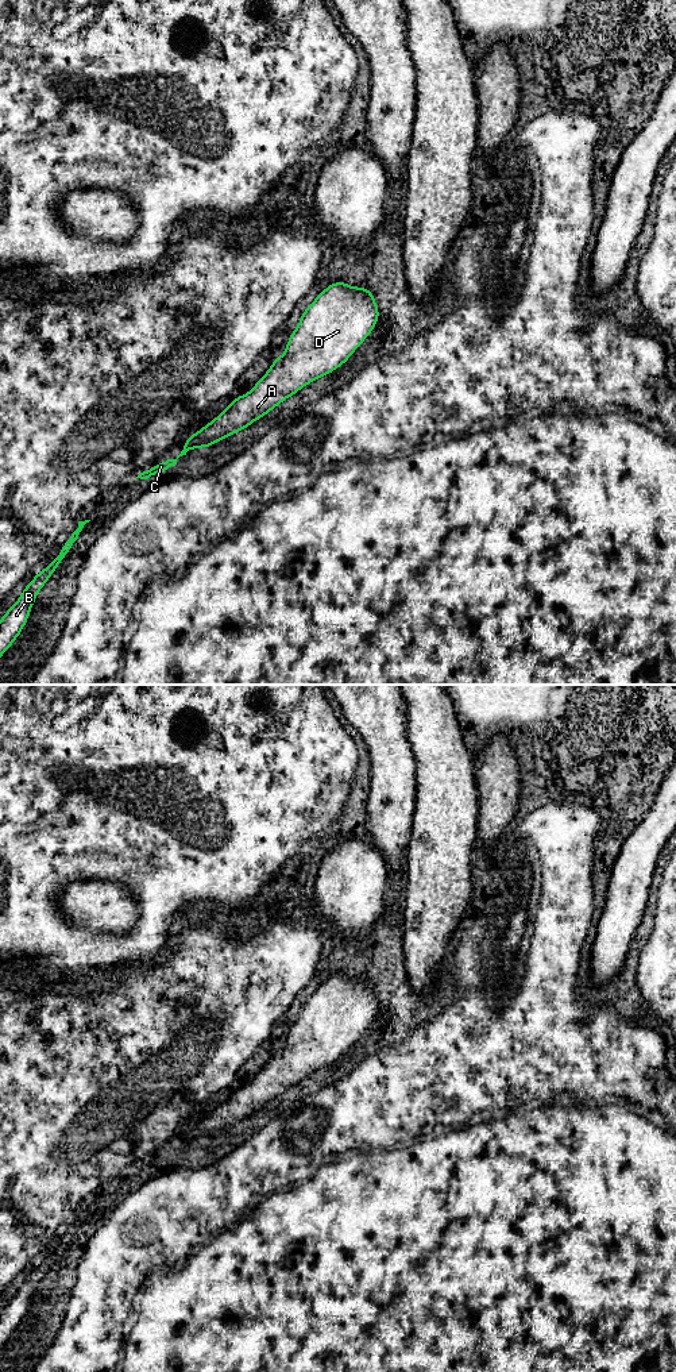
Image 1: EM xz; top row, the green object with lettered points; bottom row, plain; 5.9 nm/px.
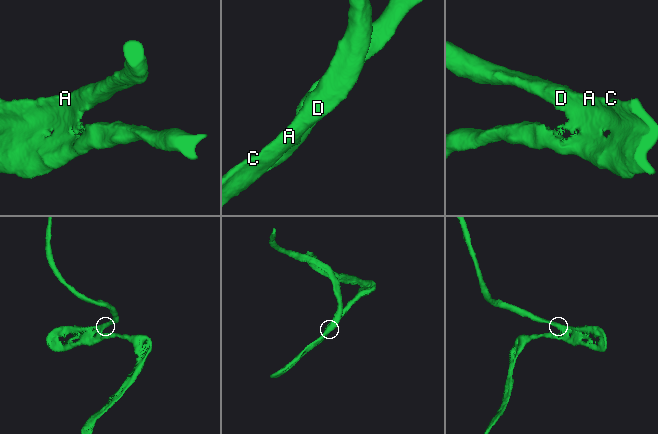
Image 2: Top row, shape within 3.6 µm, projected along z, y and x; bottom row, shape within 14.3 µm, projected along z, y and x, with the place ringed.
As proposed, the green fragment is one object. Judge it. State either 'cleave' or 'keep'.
keep

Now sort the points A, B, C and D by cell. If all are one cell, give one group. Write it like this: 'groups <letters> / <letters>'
groups A B C D

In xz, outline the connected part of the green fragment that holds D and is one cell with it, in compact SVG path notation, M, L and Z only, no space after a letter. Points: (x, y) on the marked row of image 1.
M335 282L322 290L305 309L295 331L289 336L286 351L273 359L273 366L255 384L247 394L236 397L231 405L197 433L186 438L184 450L175 459L167 459L140 473L136 478L147 479L158 473L165 473L177 465L177 459L192 448L212 447L215 442L225 439L237 431L247 428L252 421L263 417L279 405L285 398L295 394L301 388L322 375L328 375L336 367L348 361L351 354L371 334L379 317L379 311L368 288L352 288L345 282Z

